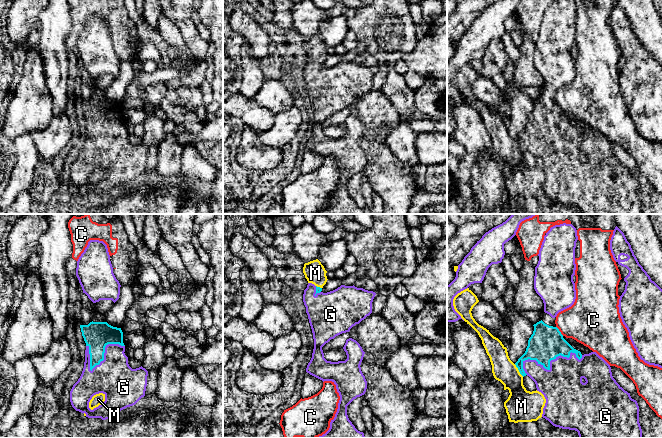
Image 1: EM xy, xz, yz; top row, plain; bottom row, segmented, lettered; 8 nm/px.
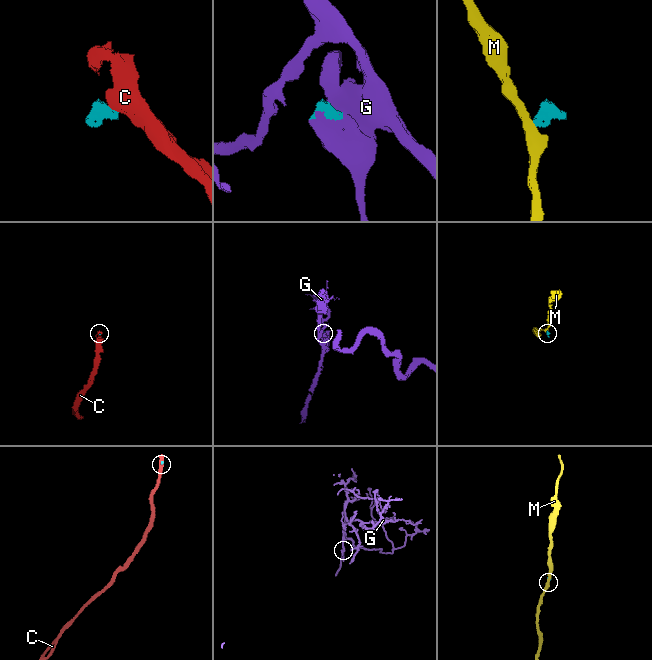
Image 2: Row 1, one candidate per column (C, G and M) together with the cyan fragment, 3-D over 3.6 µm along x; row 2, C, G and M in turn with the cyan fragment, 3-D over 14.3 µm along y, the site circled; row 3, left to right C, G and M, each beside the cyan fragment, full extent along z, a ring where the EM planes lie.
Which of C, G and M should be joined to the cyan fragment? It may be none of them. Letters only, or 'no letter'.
G

